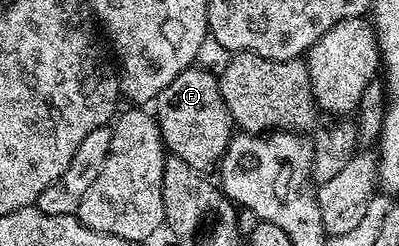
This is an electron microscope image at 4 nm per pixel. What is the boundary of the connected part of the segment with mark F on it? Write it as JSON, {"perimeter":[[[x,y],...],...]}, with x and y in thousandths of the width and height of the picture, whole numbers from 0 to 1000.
{"perimeter":[[[501,264],[466,272],[444,317],[388,398],[383,463],[398,508],[411,602],[484,687],[519,703],[546,683],[584,545],[584,488],[554,394],[541,293],[516,289]]]}

